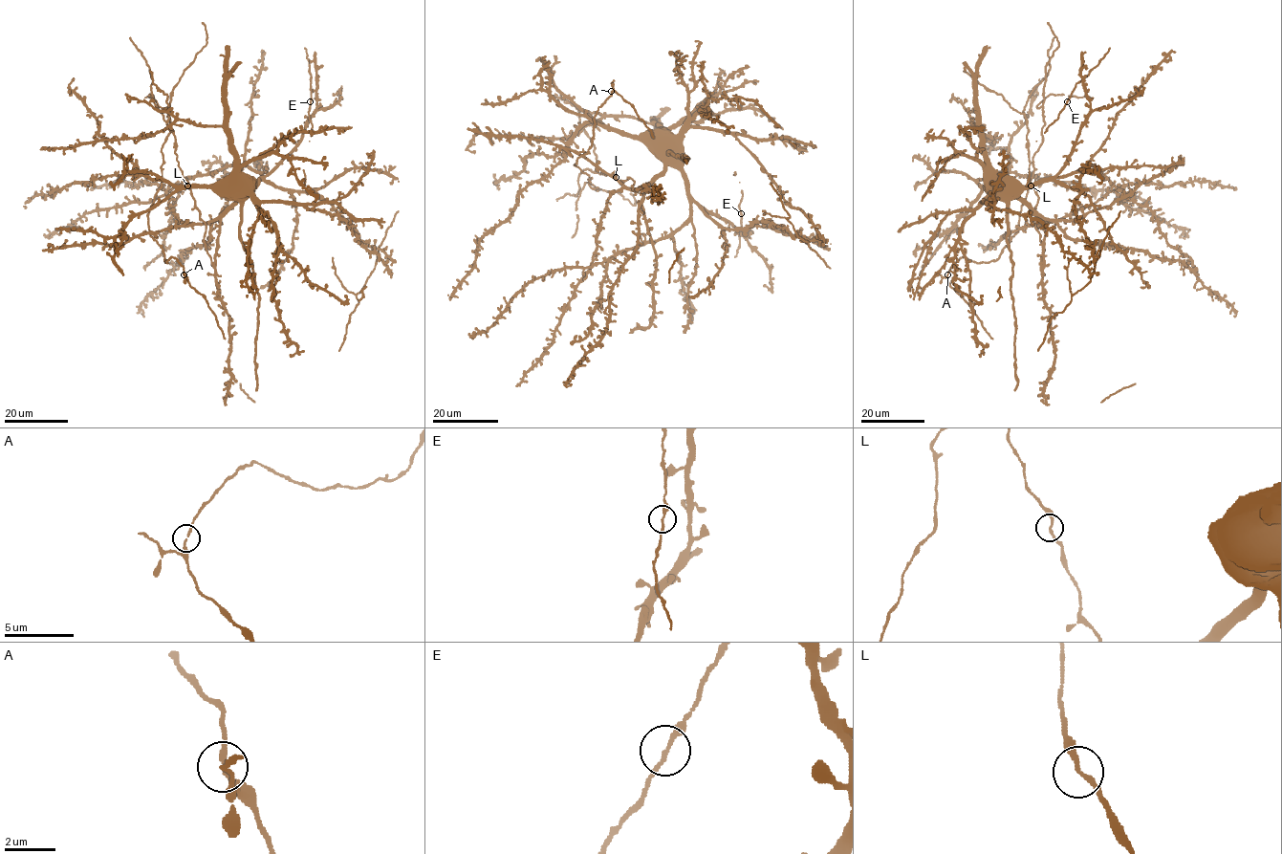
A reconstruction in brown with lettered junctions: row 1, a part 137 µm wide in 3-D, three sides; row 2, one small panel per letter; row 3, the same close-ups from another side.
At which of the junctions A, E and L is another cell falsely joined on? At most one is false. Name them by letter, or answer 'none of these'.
none of these

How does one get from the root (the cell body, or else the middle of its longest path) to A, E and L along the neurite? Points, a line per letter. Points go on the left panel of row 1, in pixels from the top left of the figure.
A: (226, 190), (235, 201), (216, 219), (173, 226), (155, 234), (165, 262), (174, 257), (184, 268), (184, 273)
E: (226, 190), (228, 195), (240, 187), (250, 187), (298, 142), (316, 107), (315, 77), (311, 79), (311, 102)
L: (226, 190), (228, 196), (235, 199), (235, 204), (220, 220), (213, 263), (204, 239), (206, 225), (188, 186)

